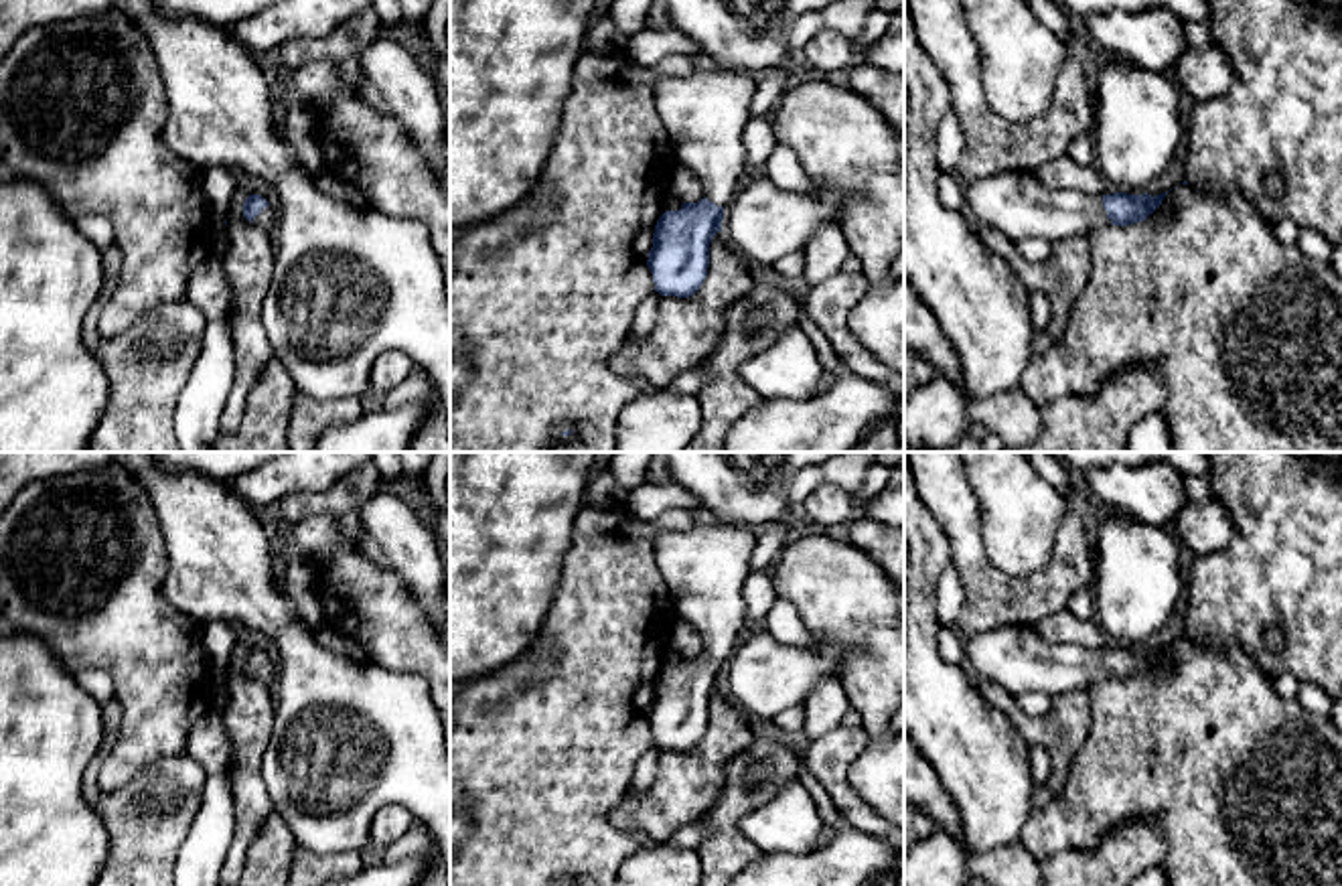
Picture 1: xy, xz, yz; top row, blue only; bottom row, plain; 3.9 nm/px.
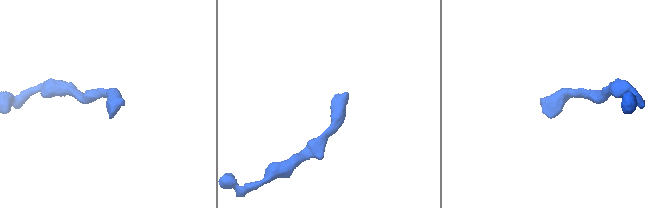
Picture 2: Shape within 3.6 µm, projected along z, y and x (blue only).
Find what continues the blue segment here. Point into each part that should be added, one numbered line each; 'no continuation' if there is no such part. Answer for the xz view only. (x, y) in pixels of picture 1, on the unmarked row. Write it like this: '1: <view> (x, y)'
1: xz (704, 566)

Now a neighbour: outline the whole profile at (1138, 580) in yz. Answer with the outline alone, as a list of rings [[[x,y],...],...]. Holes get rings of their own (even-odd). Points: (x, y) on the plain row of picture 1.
[[[1115,513],[1099,521],[1093,551],[1097,624],[1117,647],[1147,647],[1186,588],[1178,539],[1162,527]]]

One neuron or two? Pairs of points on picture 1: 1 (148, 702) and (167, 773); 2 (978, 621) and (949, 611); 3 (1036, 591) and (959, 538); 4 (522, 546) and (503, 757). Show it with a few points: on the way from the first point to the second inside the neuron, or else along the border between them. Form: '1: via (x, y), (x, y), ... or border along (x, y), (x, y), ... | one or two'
1: border along (185, 751), (153, 761), (122, 785) | two
2: border along (951, 568), (963, 593), (957, 629) | two
3: via (1014, 591), (1002, 591), (972, 560) | one
4: border along (542, 623), (536, 639), (517, 657), (471, 680) | two

